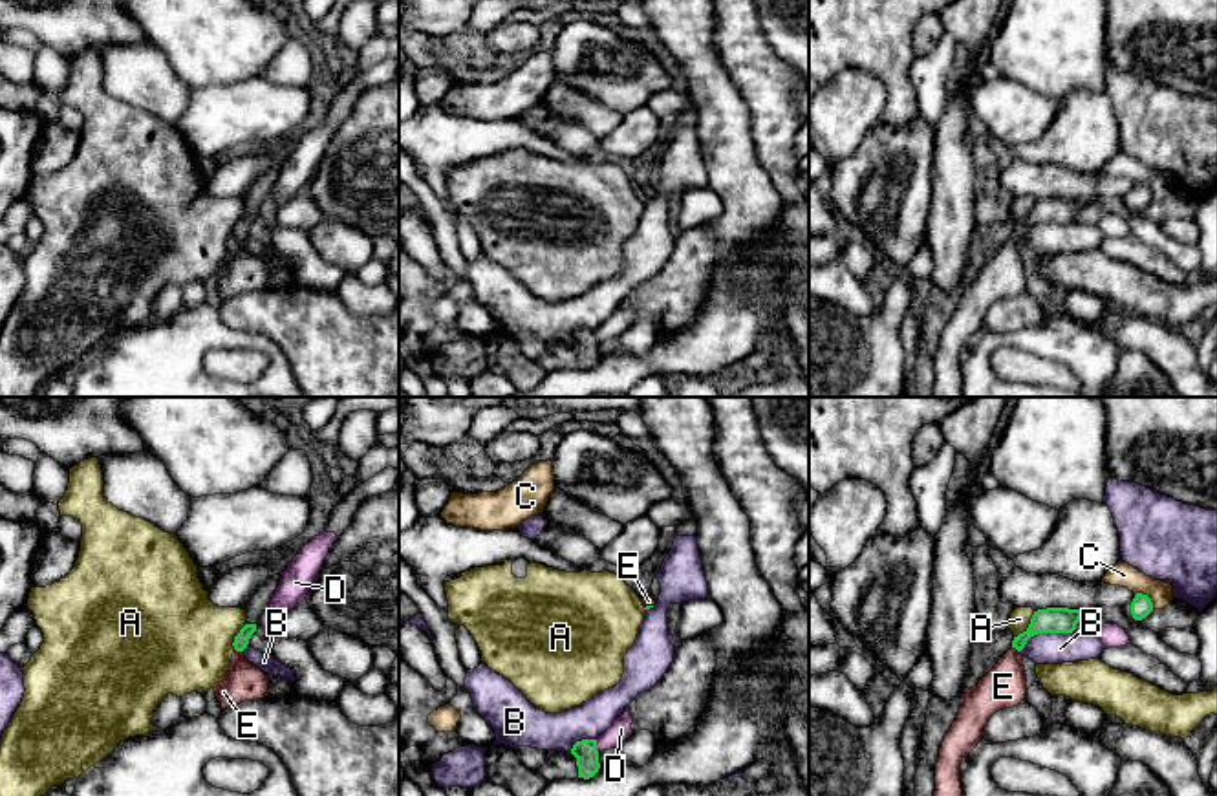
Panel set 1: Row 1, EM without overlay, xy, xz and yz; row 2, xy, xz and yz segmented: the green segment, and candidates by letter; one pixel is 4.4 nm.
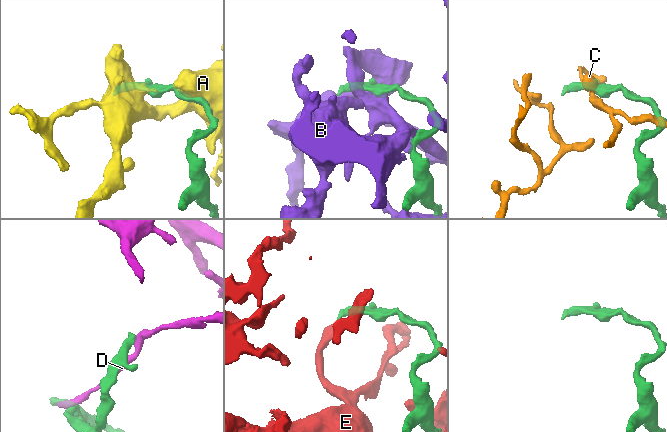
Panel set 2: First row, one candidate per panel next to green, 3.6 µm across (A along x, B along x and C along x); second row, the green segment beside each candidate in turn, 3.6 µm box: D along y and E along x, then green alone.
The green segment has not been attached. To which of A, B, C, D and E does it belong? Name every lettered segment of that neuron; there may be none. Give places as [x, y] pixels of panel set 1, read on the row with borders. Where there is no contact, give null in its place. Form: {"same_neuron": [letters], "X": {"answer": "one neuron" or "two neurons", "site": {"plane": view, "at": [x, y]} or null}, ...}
{"same_neuron": ["E"], "A": {"answer": "two neurons", "site": {"plane": "yz", "at": [1029, 626]}}, "B": {"answer": "two neurons", "site": {"plane": "yz", "at": [1044, 632]}}, "C": {"answer": "two neurons", "site": {"plane": "yz", "at": [1148, 597]}}, "D": {"answer": "two neurons", "site": {"plane": "xz", "at": [595, 745]}}, "E": {"answer": "one neuron", "site": {"plane": "xy", "at": [238, 650]}}}

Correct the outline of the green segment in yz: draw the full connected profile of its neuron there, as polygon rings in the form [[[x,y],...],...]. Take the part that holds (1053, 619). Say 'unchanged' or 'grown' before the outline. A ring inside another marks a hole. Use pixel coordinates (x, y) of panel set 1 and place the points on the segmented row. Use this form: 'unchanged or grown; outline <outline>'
grown; outline [[[1069,608],[1034,611],[1029,628],[1014,637],[1012,648],[997,664],[961,697],[955,721],[946,732],[935,763],[933,796],[963,796],[961,761],[983,739],[988,719],[1027,697],[1027,675],[1021,650],[1038,633],[1072,633],[1087,613]]]

